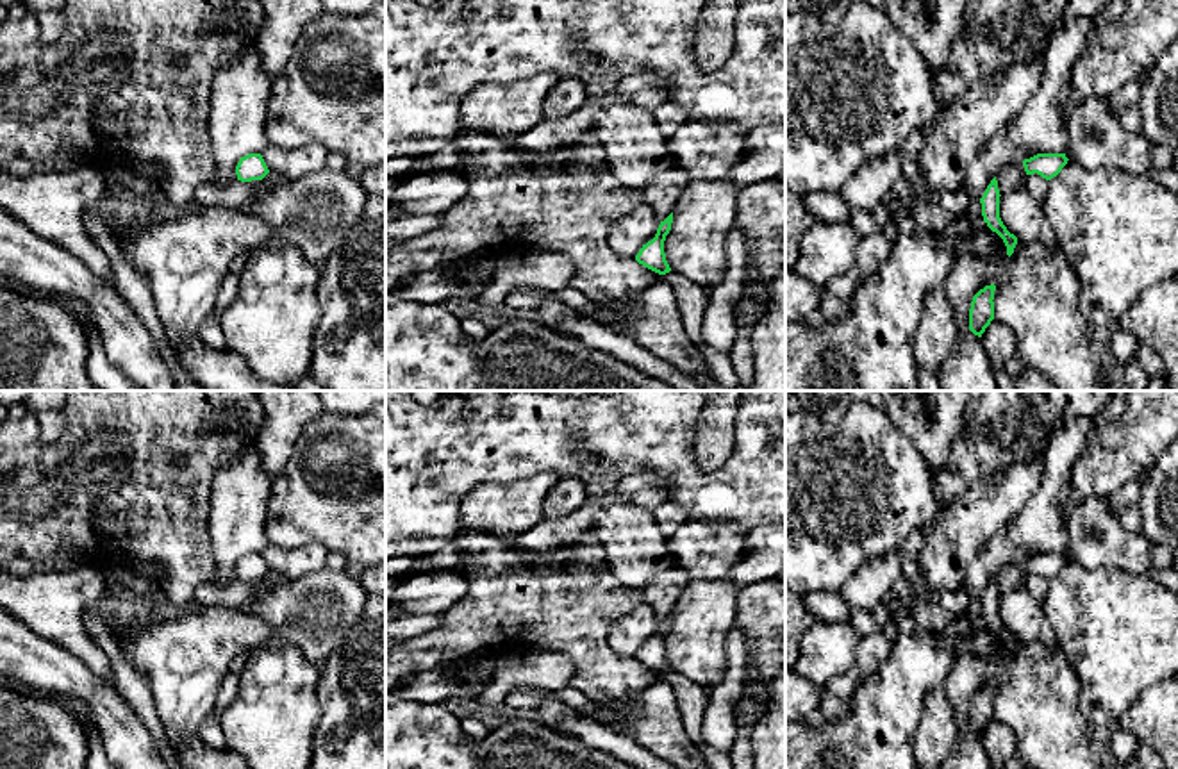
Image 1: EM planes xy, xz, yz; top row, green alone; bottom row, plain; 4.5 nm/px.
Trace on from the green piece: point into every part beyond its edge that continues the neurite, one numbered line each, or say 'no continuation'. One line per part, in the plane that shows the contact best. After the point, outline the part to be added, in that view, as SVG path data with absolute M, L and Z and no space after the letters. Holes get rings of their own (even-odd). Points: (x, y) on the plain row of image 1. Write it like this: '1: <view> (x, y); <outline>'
no continuation

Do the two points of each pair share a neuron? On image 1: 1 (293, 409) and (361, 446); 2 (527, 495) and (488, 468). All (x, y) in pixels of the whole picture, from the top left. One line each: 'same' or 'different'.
1: different
2: different

